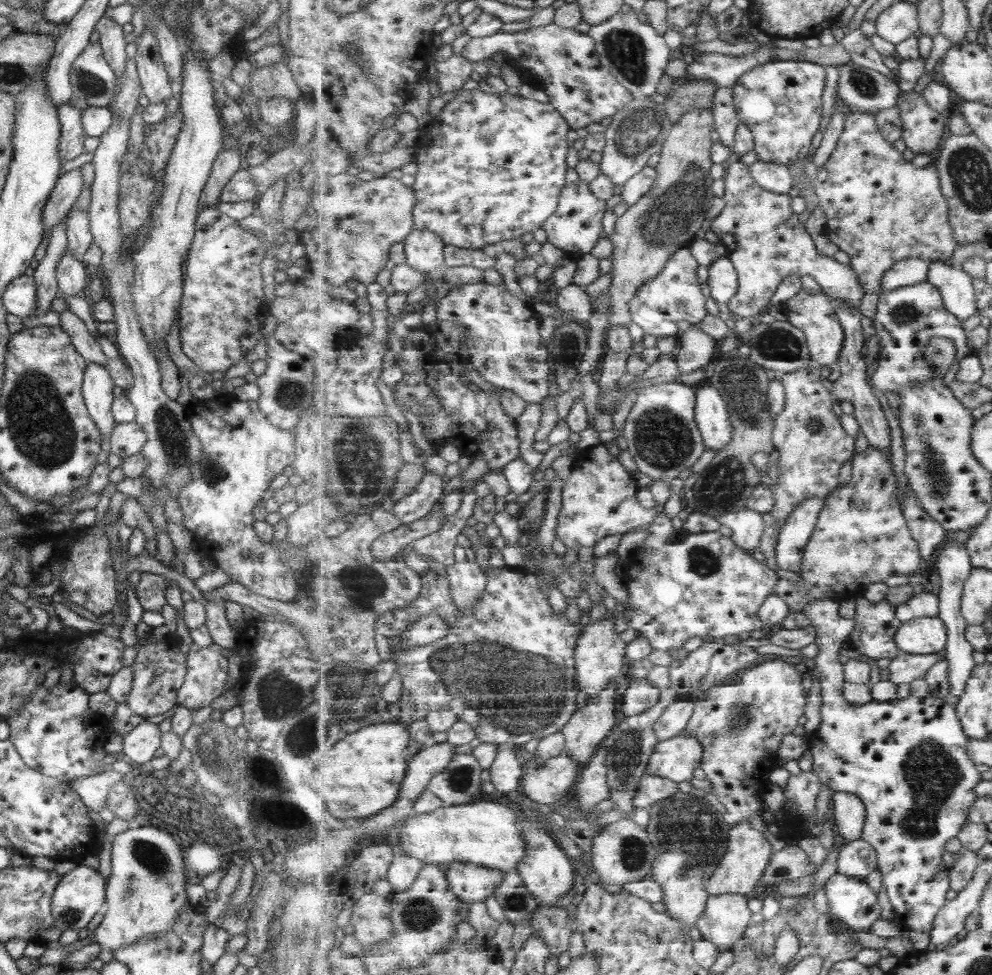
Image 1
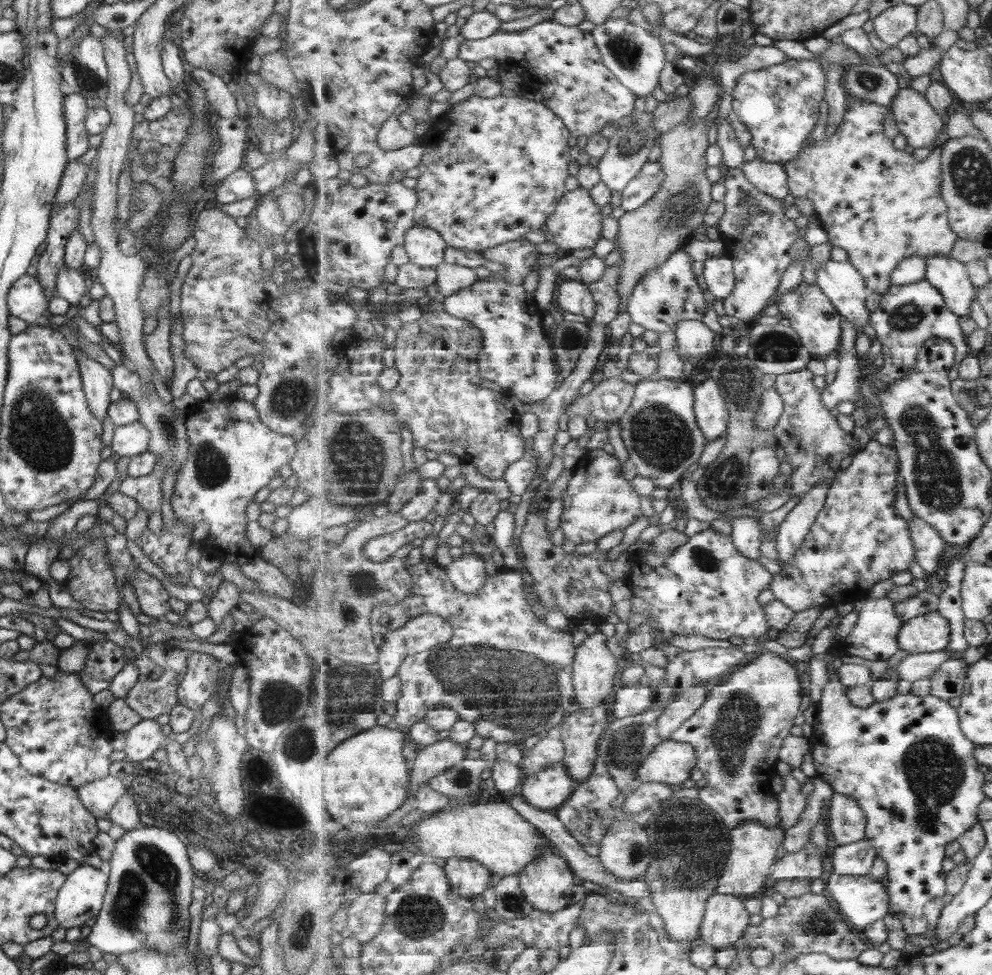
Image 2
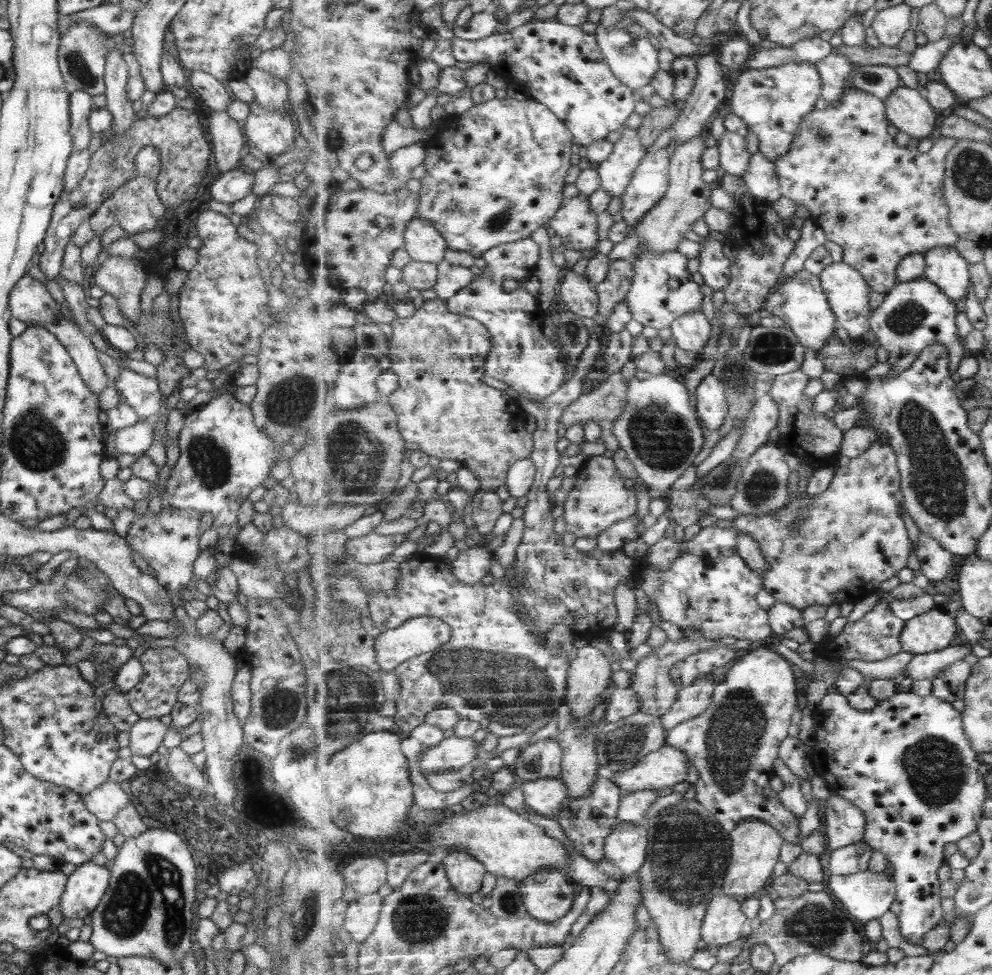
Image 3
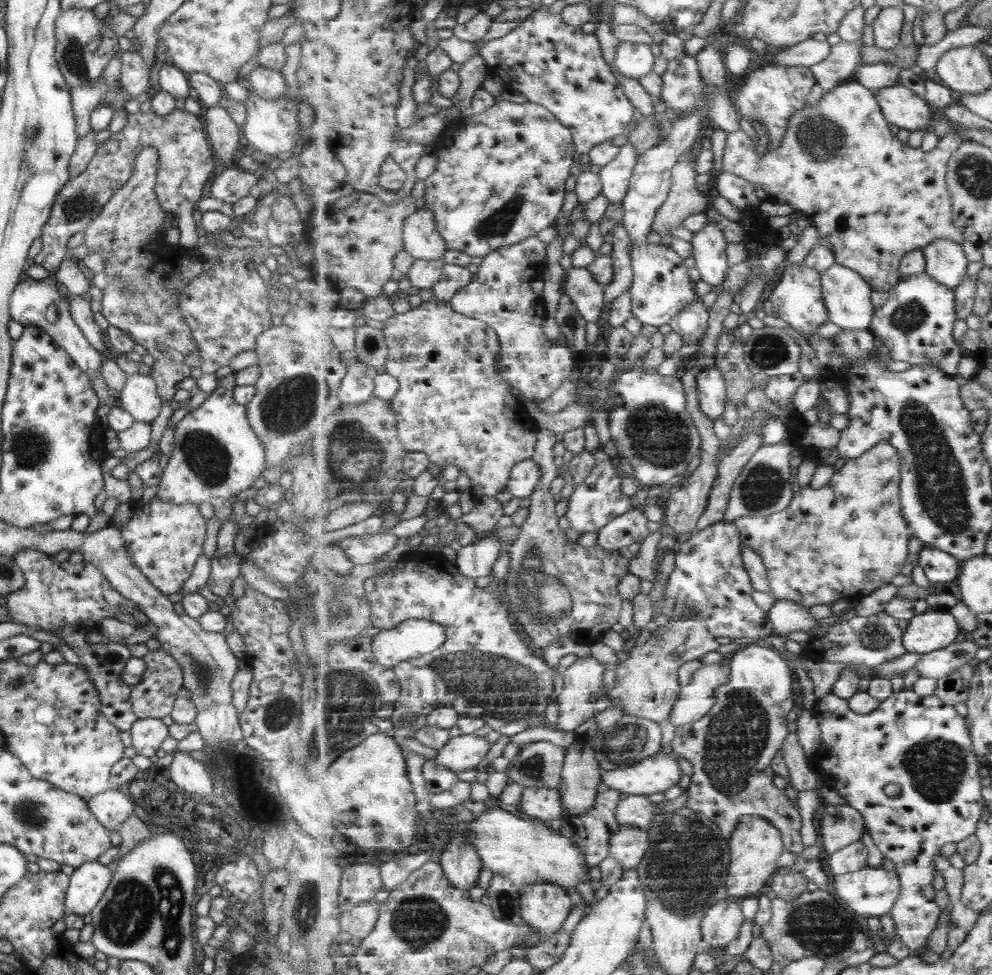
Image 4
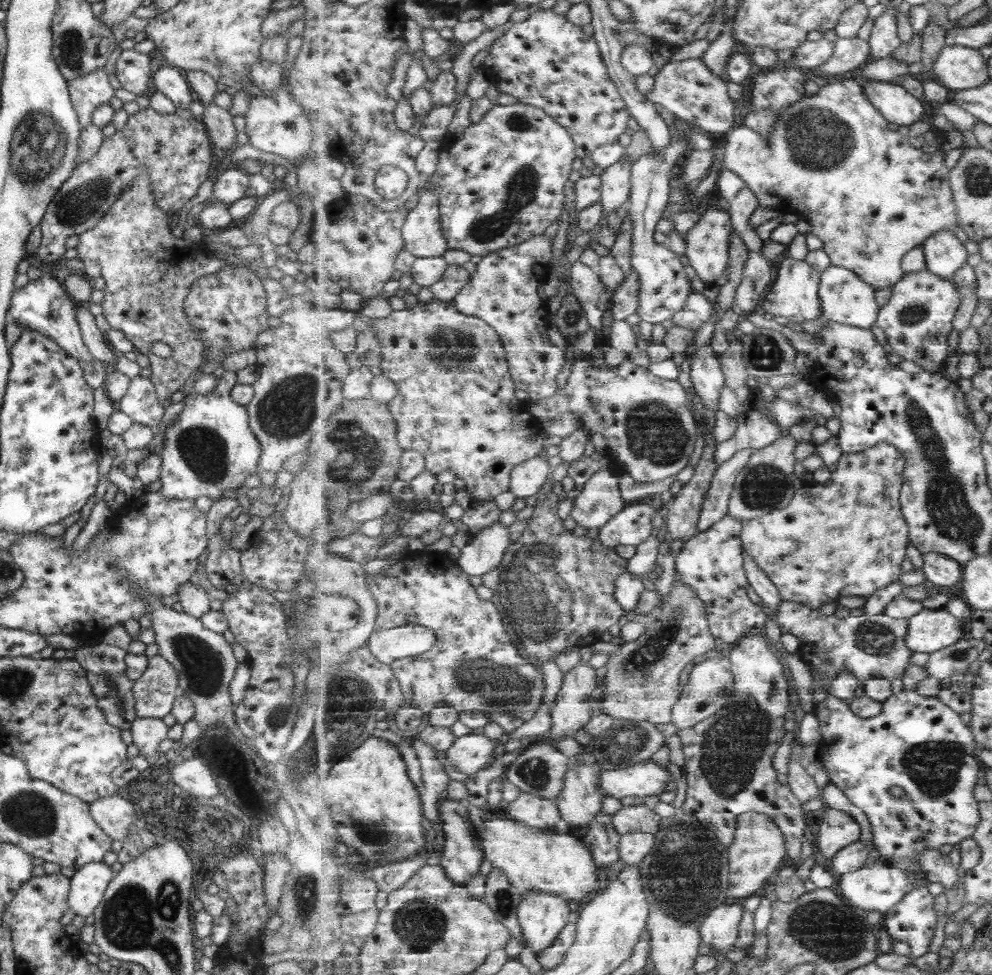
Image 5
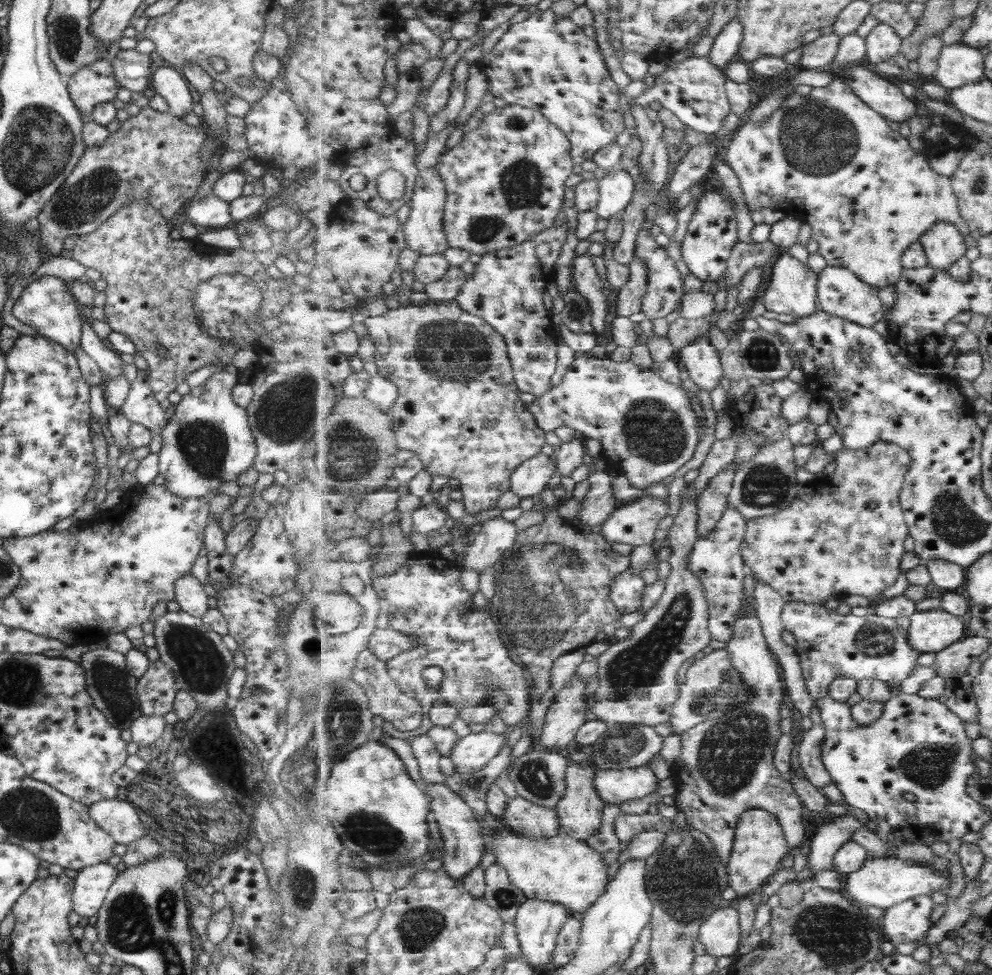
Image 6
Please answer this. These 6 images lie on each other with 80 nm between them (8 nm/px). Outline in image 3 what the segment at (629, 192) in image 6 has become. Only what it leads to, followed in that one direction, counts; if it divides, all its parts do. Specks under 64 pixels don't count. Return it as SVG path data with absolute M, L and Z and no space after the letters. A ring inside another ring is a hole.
M636 112L625 122L620 139L614 143L614 149L605 162L598 166L602 188L612 197L622 197L627 190L635 171L646 157L647 148L637 133L642 118Z

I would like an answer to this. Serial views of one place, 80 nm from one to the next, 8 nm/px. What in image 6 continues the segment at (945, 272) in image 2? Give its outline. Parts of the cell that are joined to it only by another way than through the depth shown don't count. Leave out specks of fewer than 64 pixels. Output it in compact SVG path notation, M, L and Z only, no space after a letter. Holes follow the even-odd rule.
M941 221L926 230L920 238L926 250L929 265L939 270L949 270L967 252L962 232L952 222Z

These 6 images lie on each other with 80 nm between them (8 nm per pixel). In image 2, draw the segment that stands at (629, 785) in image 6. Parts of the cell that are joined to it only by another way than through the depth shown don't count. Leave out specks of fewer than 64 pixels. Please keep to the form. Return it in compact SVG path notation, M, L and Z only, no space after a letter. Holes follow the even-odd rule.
M664 740L639 768L639 782L681 784L692 778L691 770L698 765L698 754L688 742Z

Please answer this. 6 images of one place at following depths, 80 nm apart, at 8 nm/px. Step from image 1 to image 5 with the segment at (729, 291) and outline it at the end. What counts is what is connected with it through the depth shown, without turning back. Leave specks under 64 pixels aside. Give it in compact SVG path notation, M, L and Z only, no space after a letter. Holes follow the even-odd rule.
M707 206L701 213L700 219L685 235L687 250L686 256L690 266L696 271L701 280L714 283L727 270L729 262L729 242L735 231L731 215L719 206Z

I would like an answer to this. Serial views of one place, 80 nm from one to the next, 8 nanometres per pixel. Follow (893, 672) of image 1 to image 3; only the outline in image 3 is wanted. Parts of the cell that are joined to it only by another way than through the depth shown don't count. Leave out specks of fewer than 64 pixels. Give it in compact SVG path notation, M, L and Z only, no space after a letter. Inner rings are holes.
M953 645L927 654L915 654L906 668L905 676L913 682L917 680L935 681L944 668L955 664L958 660L965 660L971 654L971 645Z

